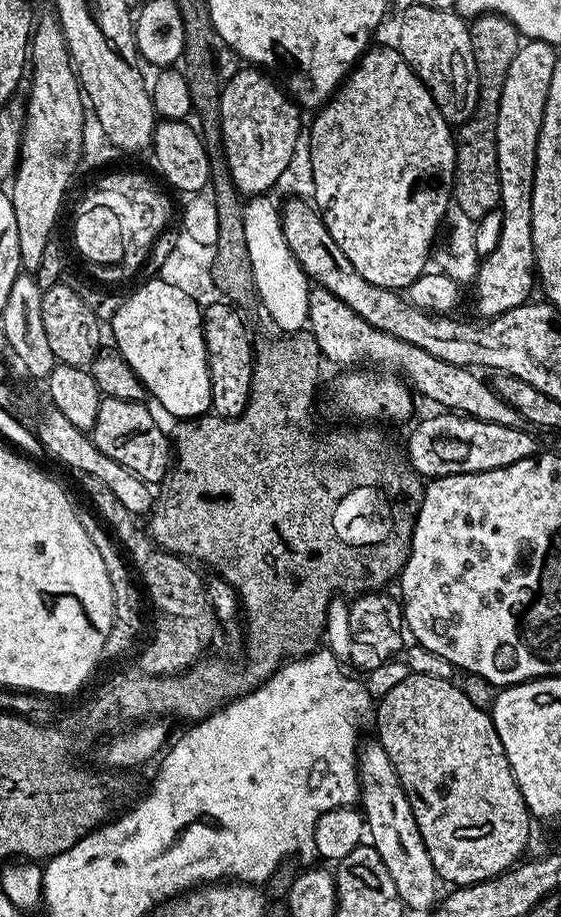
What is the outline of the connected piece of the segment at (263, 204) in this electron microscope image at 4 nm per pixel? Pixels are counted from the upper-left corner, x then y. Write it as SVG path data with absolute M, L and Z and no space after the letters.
M269 195L249 197L243 210L246 243L258 291L259 301L264 310L283 333L301 331L308 322L309 294L312 289L310 278L302 270L300 263L286 242L283 217Z

